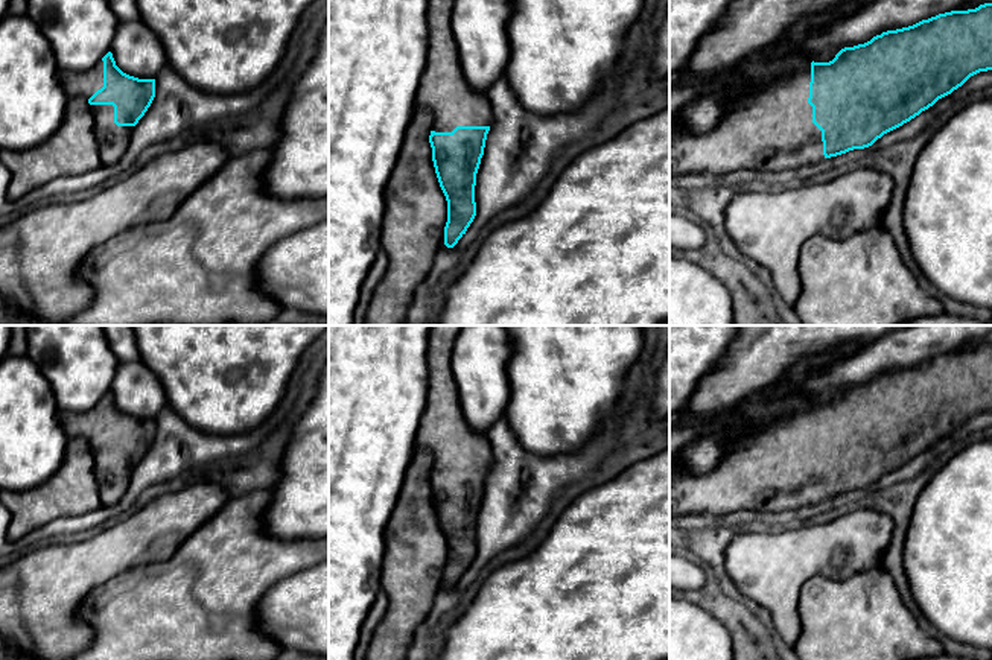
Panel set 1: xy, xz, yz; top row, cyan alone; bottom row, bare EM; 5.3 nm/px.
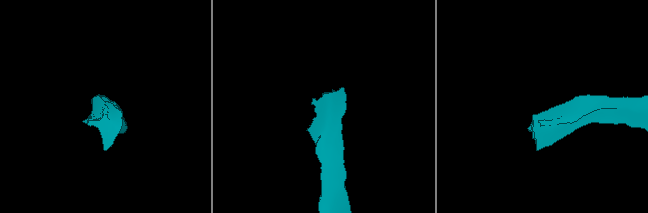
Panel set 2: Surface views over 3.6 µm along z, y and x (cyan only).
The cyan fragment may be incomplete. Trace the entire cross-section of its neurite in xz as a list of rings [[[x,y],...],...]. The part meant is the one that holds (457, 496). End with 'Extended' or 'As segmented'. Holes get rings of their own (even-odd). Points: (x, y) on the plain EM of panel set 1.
[[[431,325],[426,347],[426,406],[415,449],[432,455],[429,484],[447,541],[444,585],[453,589],[476,557],[476,514],[493,453],[487,435],[475,432],[461,411],[452,353],[463,325]]]. Extended

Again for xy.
[[[108,392],[85,414],[58,412],[68,438],[88,441],[94,458],[94,476],[103,506],[114,506],[123,497],[131,474],[155,438],[155,420],[138,420],[123,414]]]. Extended

